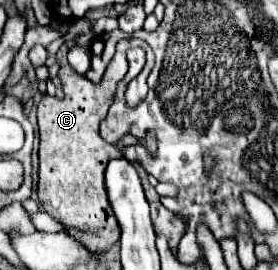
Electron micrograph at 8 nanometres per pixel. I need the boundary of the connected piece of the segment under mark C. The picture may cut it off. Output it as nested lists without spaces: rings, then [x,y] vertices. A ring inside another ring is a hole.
[[[120,40],[116,54],[102,78],[102,84],[90,82],[86,76],[78,76],[72,66],[62,66],[58,78],[62,80],[64,98],[44,94],[38,104],[38,126],[40,126],[40,170],[38,170],[38,198],[44,210],[66,226],[68,234],[78,238],[90,252],[104,254],[114,242],[120,240],[120,228],[114,220],[114,212],[104,192],[104,170],[112,158],[124,156],[122,148],[136,144],[132,134],[120,138],[120,148],[100,138],[98,126],[106,118],[108,106],[112,104],[116,84],[128,70],[126,52],[134,48],[134,42]]]

